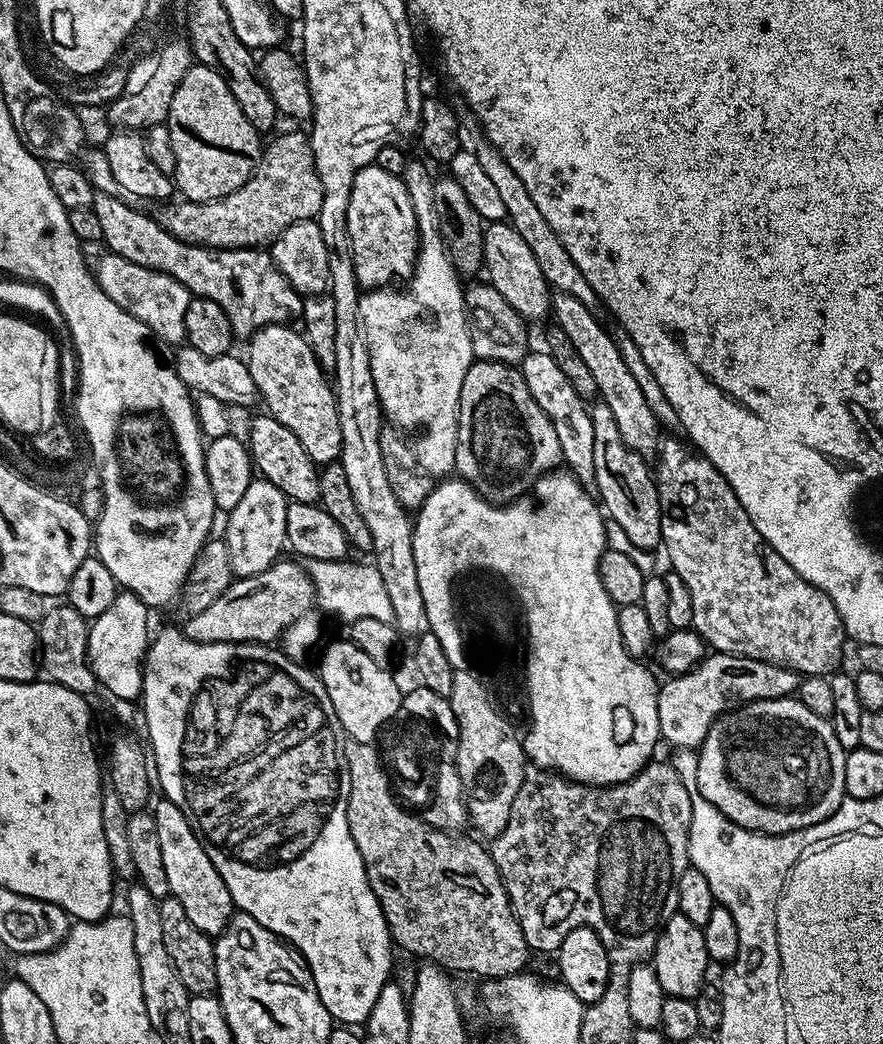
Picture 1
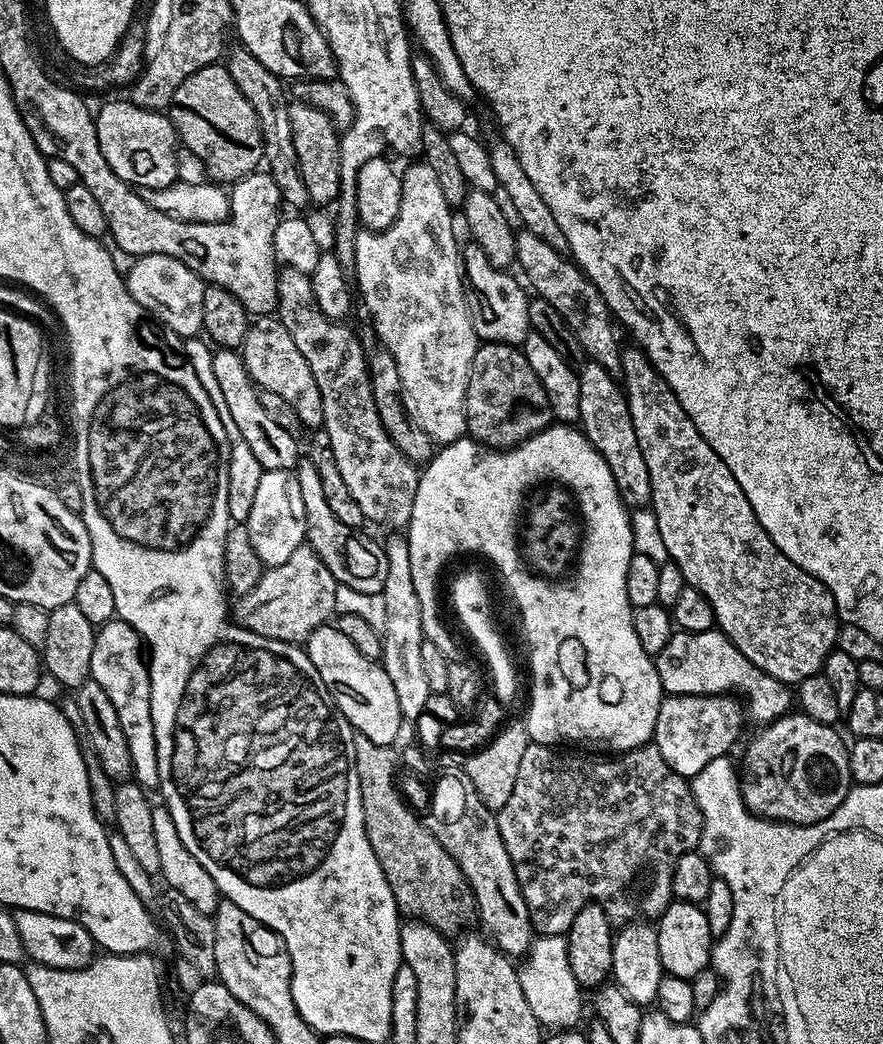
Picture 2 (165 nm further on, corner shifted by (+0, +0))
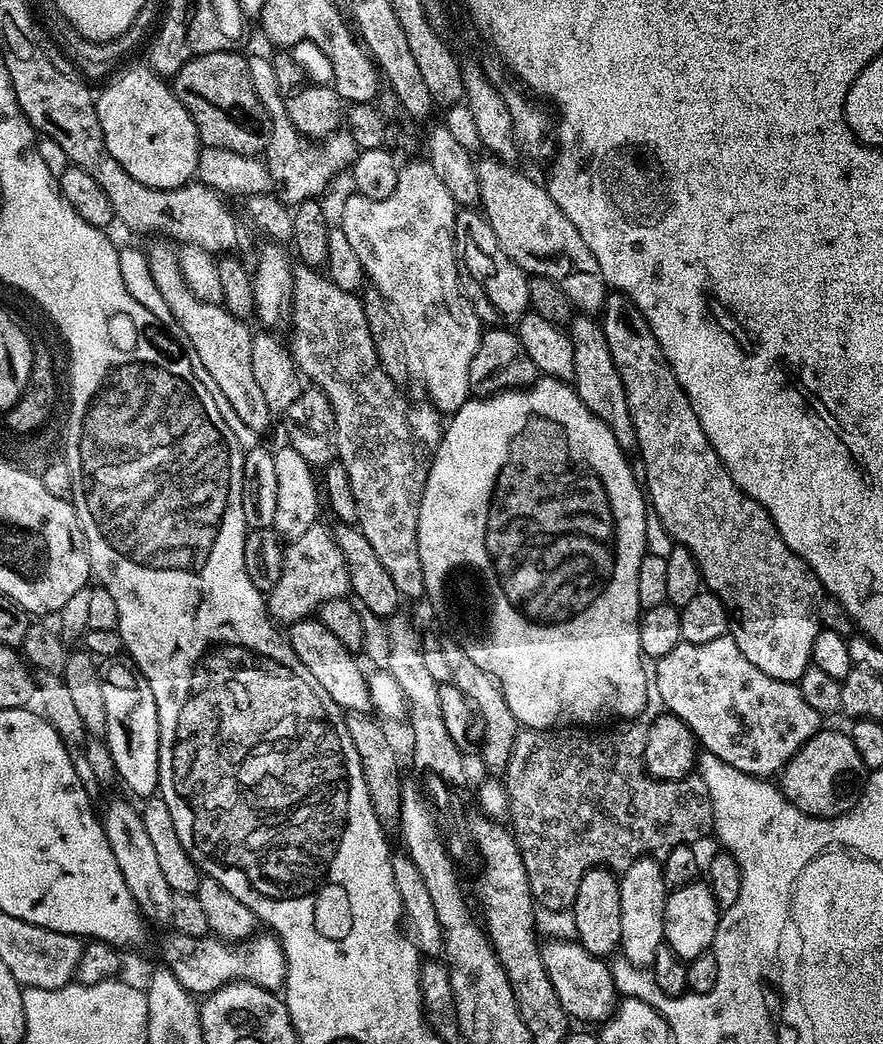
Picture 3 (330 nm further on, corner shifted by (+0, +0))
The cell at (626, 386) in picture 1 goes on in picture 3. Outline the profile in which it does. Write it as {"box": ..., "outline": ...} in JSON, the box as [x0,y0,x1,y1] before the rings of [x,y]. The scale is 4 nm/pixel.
{"box":[476,159,610,314],"outline":[[[483,159],[476,160],[479,207],[490,222],[490,230],[494,230],[494,238],[498,238],[498,246],[529,277],[550,278],[570,298],[573,309],[584,314],[599,313],[610,289],[602,278],[602,270],[598,270],[598,258],[590,254],[590,246],[582,242],[582,234],[574,230],[574,222],[562,214],[543,183],[535,184],[530,177],[515,172],[511,163]]]}

